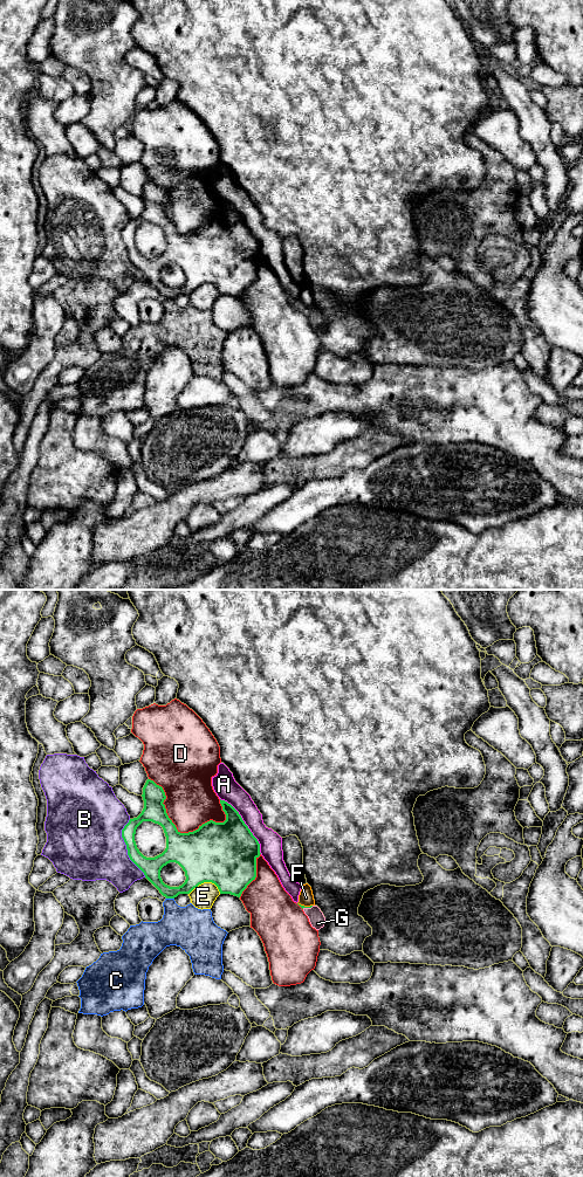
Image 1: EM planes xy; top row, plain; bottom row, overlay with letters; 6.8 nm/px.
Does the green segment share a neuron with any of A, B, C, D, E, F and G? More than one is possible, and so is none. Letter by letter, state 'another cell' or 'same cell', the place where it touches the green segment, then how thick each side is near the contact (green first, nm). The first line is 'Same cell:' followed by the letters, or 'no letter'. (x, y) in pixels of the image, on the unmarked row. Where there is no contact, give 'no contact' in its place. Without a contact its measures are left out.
Same cell: G
A: another cell; contact xy (245, 225); calibres 440 and 160 nm
B: another cell; contact xy (127, 249); calibres 140 and 460 nm
C: another cell; contact xy (170, 298); calibres 160 and 300 nm
D: another cell; contact xy (175, 227); calibres 320 and 340 nm
E: another cell; contact xy (205, 282); calibres 440 and 160 nm
F: another cell; contact xy (303, 307); calibres 20 and 110 nm
G: same cell; contact xy (307, 308); calibres 20 and 110 nm

